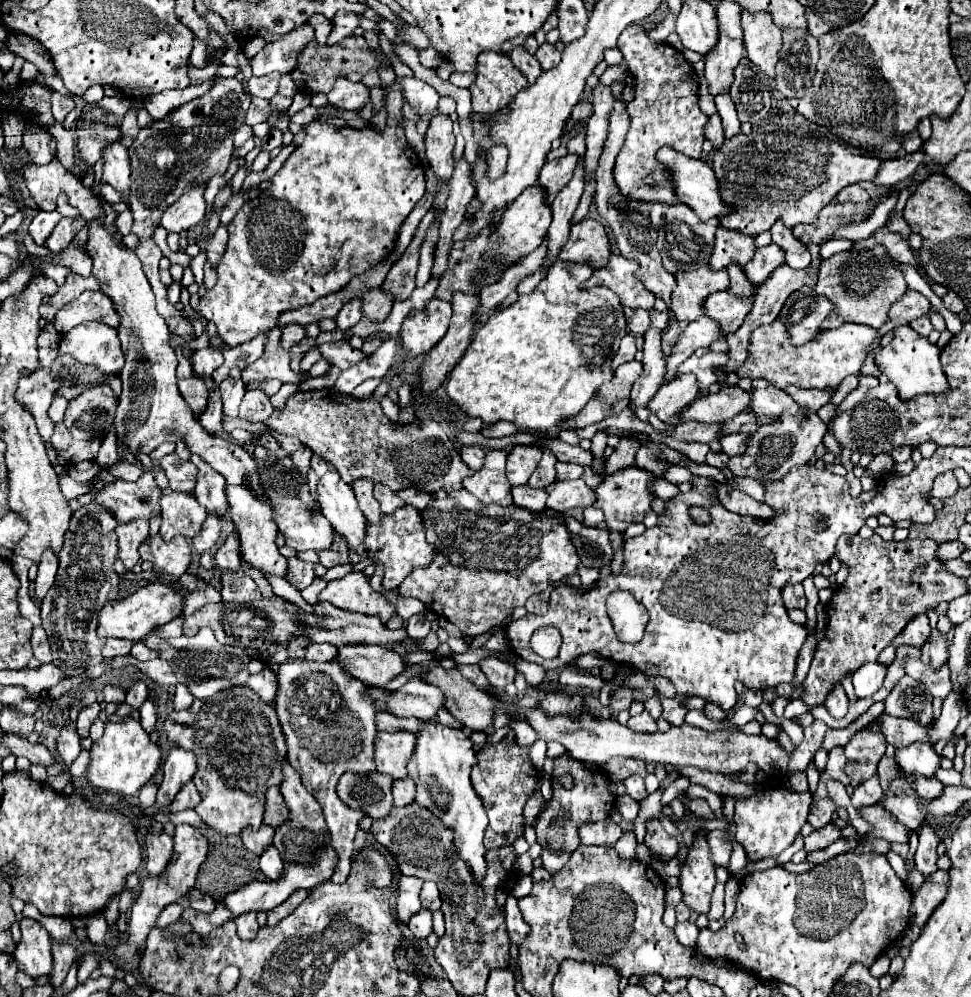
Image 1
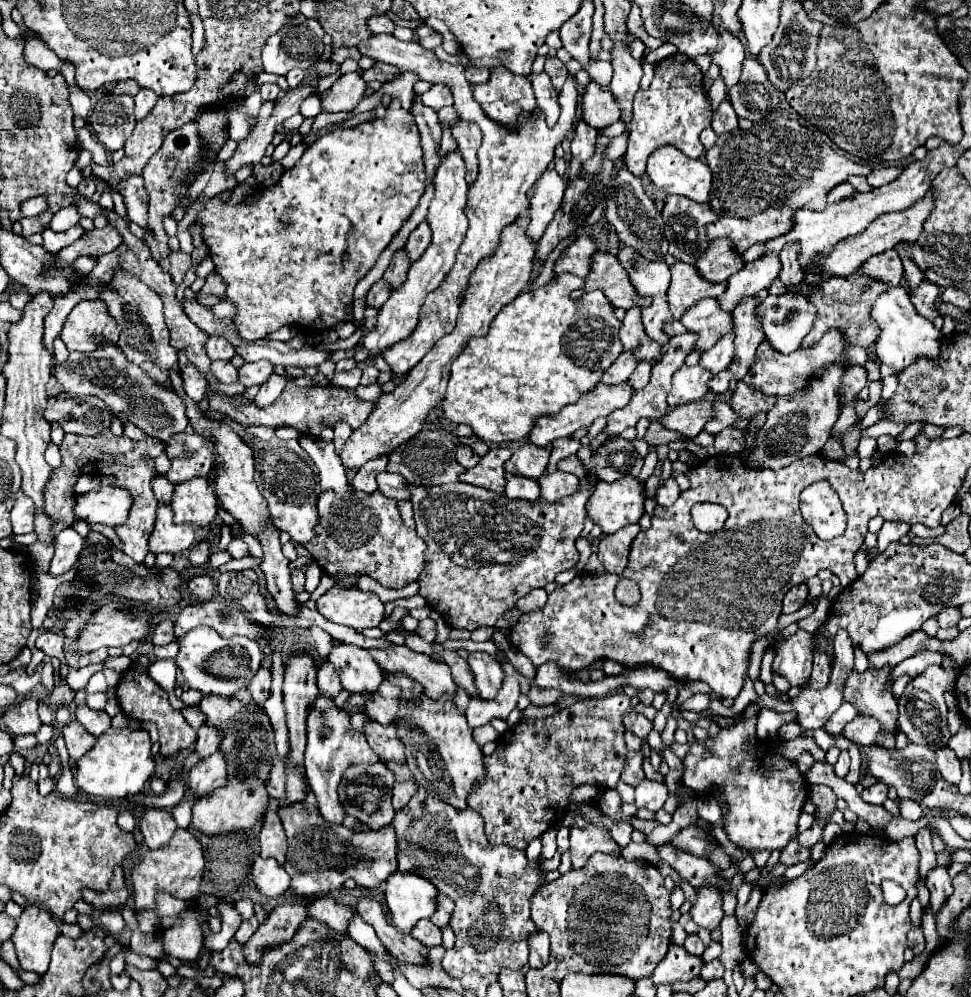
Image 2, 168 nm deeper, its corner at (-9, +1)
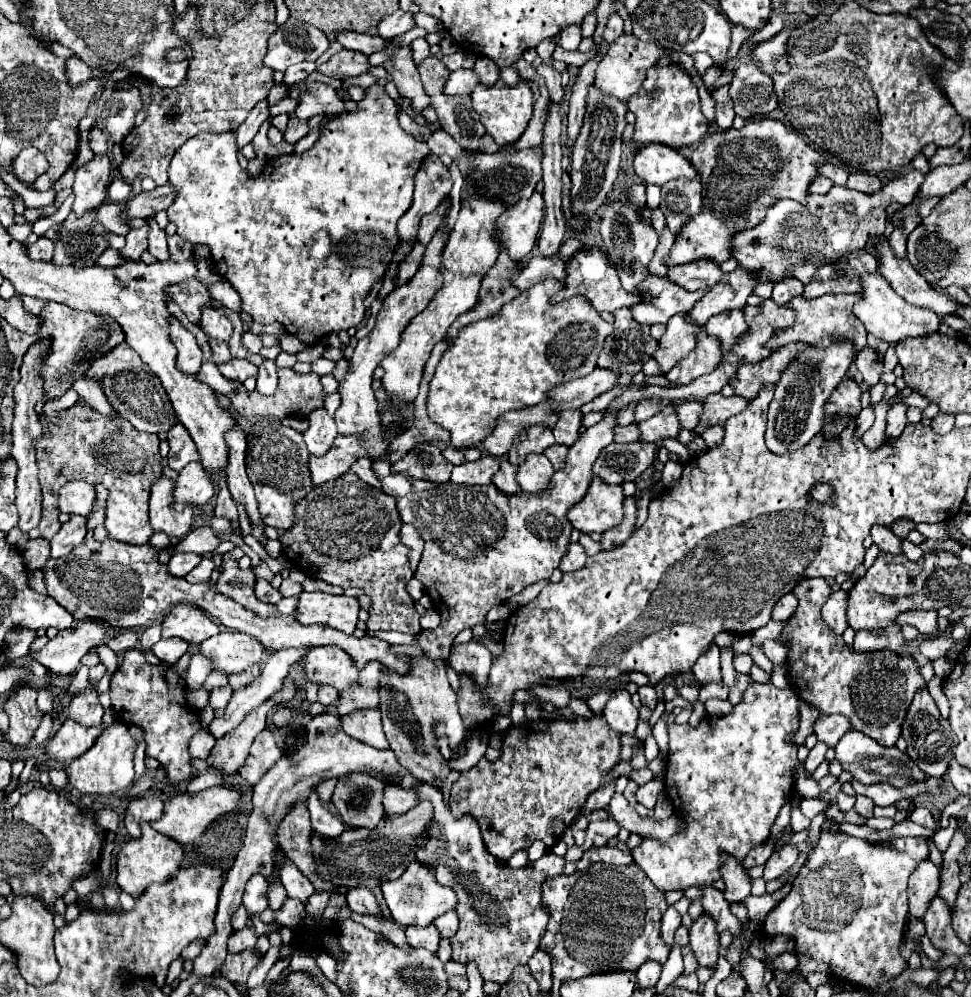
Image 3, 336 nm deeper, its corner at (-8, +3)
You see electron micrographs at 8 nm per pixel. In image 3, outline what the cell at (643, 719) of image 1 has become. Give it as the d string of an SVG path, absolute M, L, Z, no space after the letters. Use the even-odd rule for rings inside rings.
M618 689L602 713L614 731L634 735L638 725L638 709L630 703L630 693L626 689Z

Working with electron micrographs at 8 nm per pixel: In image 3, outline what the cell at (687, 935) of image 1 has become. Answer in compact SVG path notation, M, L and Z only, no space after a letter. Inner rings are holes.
M684 945L684 947L682 947L682 955L684 955L684 973L686 973L686 975L694 973L694 971L698 969L698 961L696 961L696 957L694 957L692 947Z

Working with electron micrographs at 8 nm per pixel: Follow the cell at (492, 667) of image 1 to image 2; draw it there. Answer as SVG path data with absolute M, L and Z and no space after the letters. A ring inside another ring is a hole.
M469 653L469 669L475 679L475 689L481 699L493 699L501 689L505 671L497 659L487 653Z

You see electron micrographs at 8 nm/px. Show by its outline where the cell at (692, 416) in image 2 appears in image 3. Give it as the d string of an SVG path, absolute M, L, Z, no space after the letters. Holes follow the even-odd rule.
M670 403L666 405L660 413L656 413L654 417L642 421L640 425L640 433L642 433L642 441L664 441L666 437L678 437L680 433L680 419L676 413L676 405Z

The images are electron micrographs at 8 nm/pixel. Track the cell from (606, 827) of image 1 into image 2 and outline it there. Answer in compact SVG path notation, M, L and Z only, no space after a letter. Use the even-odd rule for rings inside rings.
M615 789L605 791L599 801L599 807L603 813L613 817L615 821L621 821L621 795L619 795L619 791L615 791Z

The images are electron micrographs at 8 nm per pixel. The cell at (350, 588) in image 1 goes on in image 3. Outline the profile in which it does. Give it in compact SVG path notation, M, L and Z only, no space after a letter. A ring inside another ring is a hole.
M300 593L296 619L304 625L322 623L340 629L348 635L356 631L360 603L356 597L348 595L328 595L328 593Z

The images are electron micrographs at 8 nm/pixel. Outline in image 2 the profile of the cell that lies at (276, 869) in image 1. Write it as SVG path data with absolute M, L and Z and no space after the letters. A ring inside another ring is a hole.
M257 855L251 875L257 891L269 899L283 895L289 889L289 875L283 867L277 865L275 859L263 859Z

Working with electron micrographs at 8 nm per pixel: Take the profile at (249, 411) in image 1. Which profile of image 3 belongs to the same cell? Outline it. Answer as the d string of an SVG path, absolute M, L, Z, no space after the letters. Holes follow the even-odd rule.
M266 361L260 365L260 373L256 377L256 391L262 395L272 395L278 387L278 367L274 361Z

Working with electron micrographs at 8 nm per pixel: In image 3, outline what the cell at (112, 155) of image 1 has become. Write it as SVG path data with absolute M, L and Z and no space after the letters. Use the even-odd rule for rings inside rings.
M154 215L146 217L148 225L148 251L158 259L158 261L168 261L168 245L166 245L166 233L158 227Z

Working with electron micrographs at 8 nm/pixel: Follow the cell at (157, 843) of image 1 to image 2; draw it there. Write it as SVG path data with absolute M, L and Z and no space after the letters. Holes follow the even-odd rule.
M145 809L139 819L139 831L149 849L165 847L177 829L175 819L165 809Z

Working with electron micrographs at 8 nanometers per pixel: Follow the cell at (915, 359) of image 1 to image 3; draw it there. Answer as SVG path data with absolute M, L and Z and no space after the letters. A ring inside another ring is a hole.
M862 275L864 281L864 299L854 305L854 315L866 325L866 331L872 333L876 339L888 343L888 345L898 345L904 339L910 337L928 337L930 333L938 333L940 327L940 317L934 315L932 311L926 311L922 307L914 307L906 303L888 283L882 279L882 275Z

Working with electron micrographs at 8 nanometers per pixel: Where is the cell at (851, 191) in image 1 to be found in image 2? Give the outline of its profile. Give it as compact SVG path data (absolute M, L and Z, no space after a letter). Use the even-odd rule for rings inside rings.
M843 183L843 185L839 185L839 187L835 187L835 189L831 191L831 195L827 197L827 201L829 201L829 203L837 203L837 201L845 199L847 195L851 197L853 193L855 193L855 189L853 189L849 183Z

